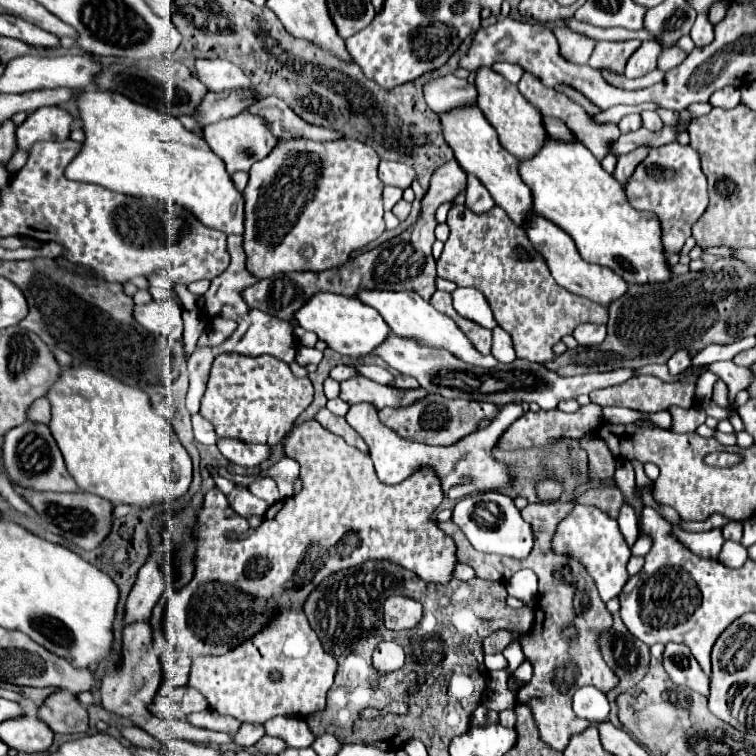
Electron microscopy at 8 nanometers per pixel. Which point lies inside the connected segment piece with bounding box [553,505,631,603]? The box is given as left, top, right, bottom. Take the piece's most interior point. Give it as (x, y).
(588, 535)

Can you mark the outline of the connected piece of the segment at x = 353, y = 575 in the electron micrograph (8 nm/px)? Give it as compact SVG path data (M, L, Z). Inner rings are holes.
M365 561L361 567L337 571L323 579L303 607L325 651L331 653L339 665L335 683L327 693L325 711L317 711L317 715L307 715L305 719L313 735L333 733L345 743L377 745L395 751L413 737L443 739L443 725L469 725L471 715L487 689L481 643L491 633L491 621L475 617L475 607L487 607L489 611L491 581L453 579L445 585L427 583L397 563ZM391 593L401 593L423 605L423 619L417 627L405 631L389 631L383 627L381 607ZM439 599L449 599L449 603L441 605ZM381 641L397 641L405 647L405 667L391 673L373 669L373 647ZM371 681L381 683L379 689L371 689L367 685ZM393 699L409 703L409 713L389 713L383 715L383 719L361 717L363 709L381 709Z

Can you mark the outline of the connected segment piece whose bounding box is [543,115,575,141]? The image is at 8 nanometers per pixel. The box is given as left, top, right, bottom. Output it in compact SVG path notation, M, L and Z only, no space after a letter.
M543 115L543 127L545 127L547 135L549 135L549 137L553 137L553 139L575 141L575 137L573 137L573 133L567 129L567 125L565 125L563 121L555 119L555 117L545 117L545 115Z

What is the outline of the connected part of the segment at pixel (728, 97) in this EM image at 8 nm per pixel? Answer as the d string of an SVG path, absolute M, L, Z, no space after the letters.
M723 87L719 91L715 91L709 99L711 107L721 107L721 109L733 109L739 105L739 89L737 87Z

